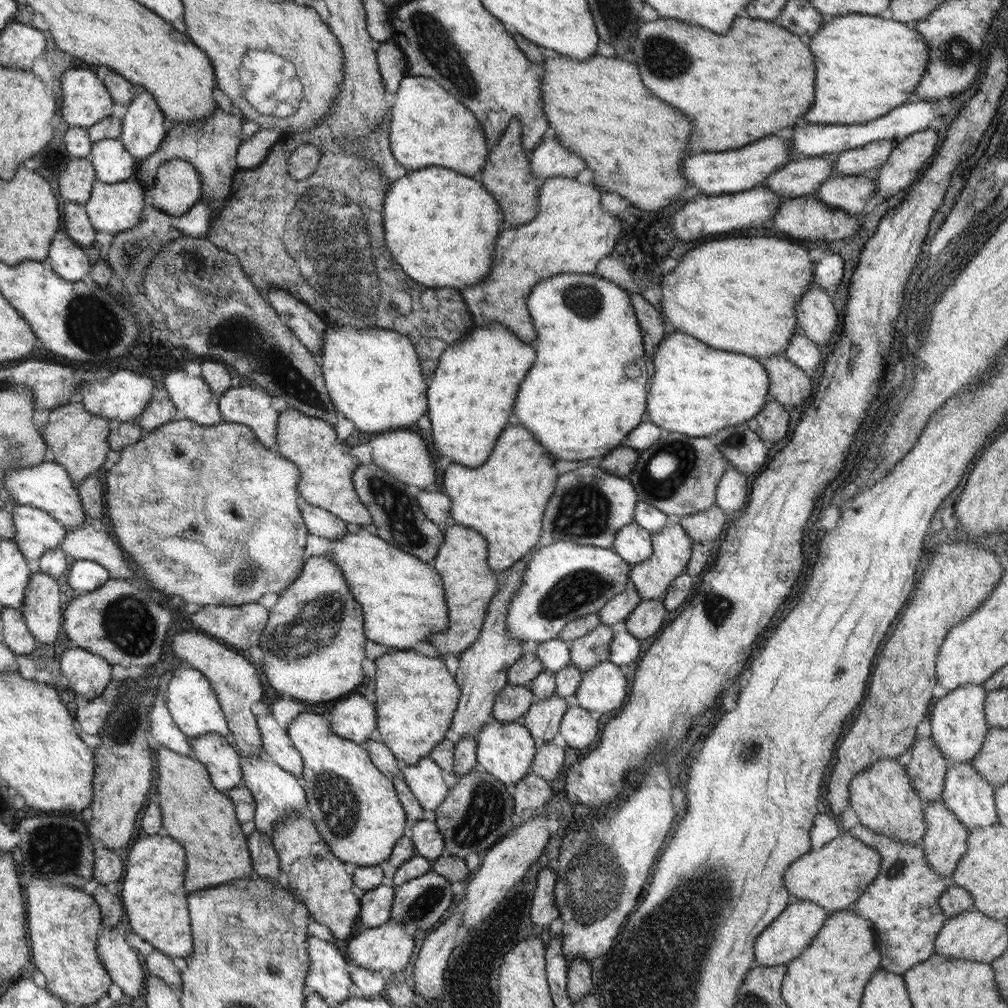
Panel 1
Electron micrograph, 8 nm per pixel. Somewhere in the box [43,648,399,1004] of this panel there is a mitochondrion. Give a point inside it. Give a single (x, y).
(338, 805)

